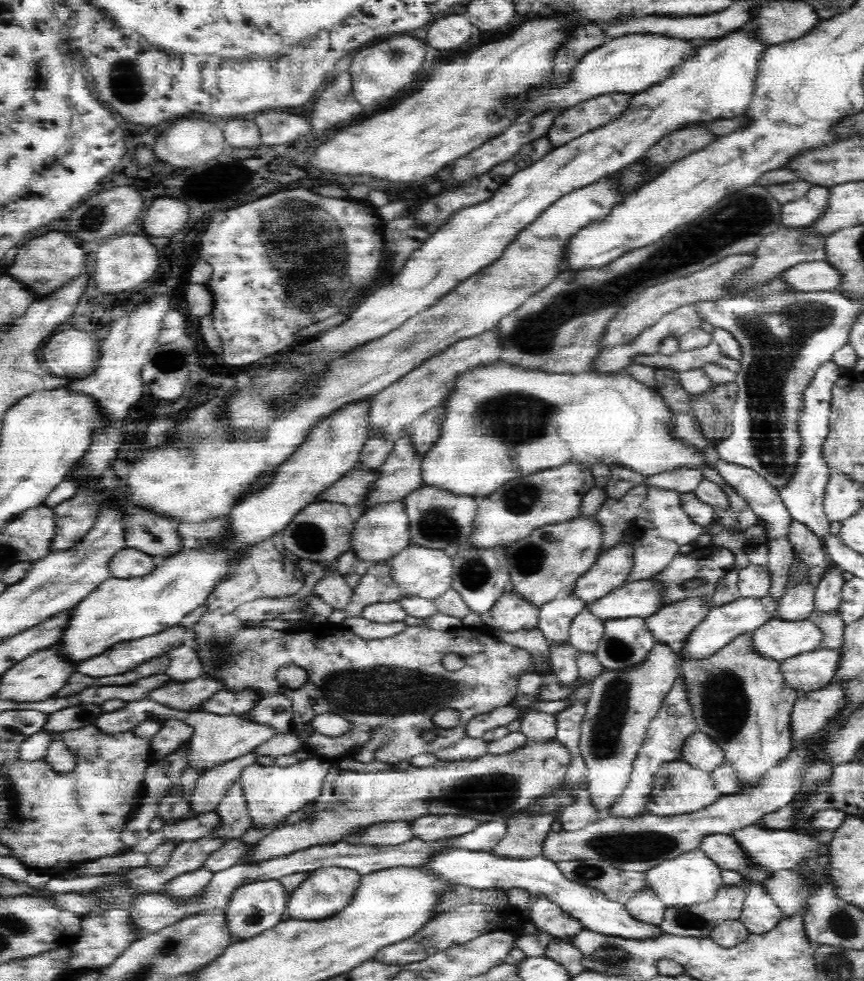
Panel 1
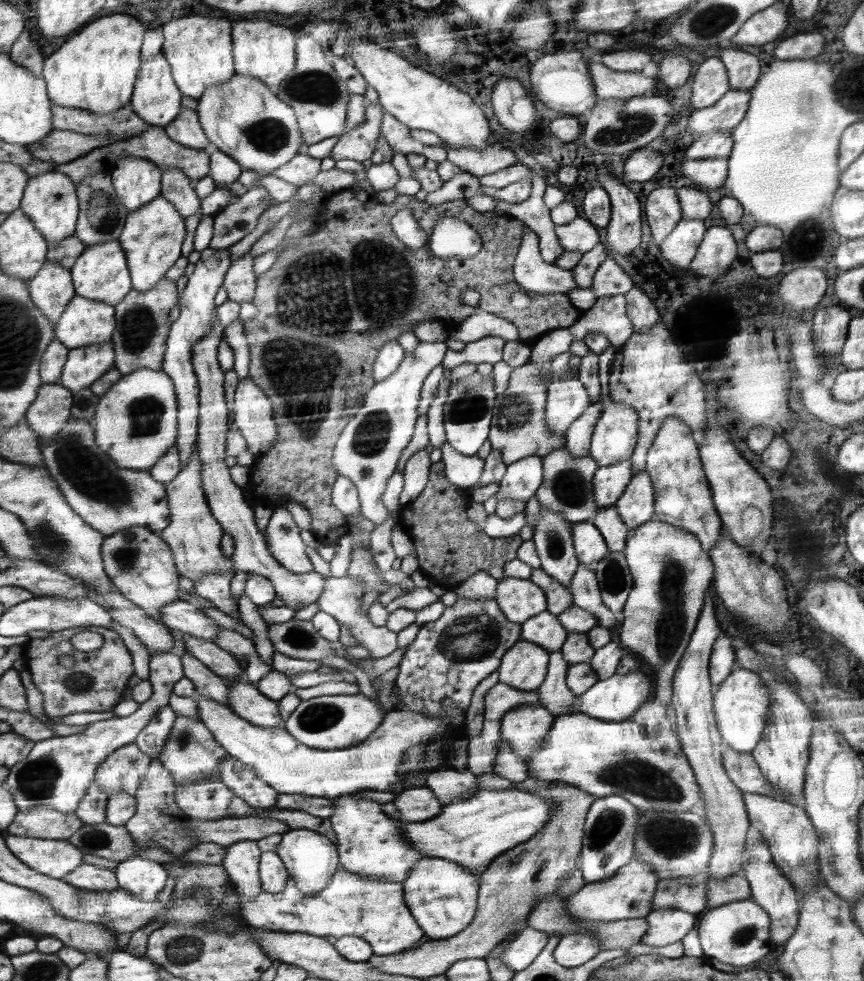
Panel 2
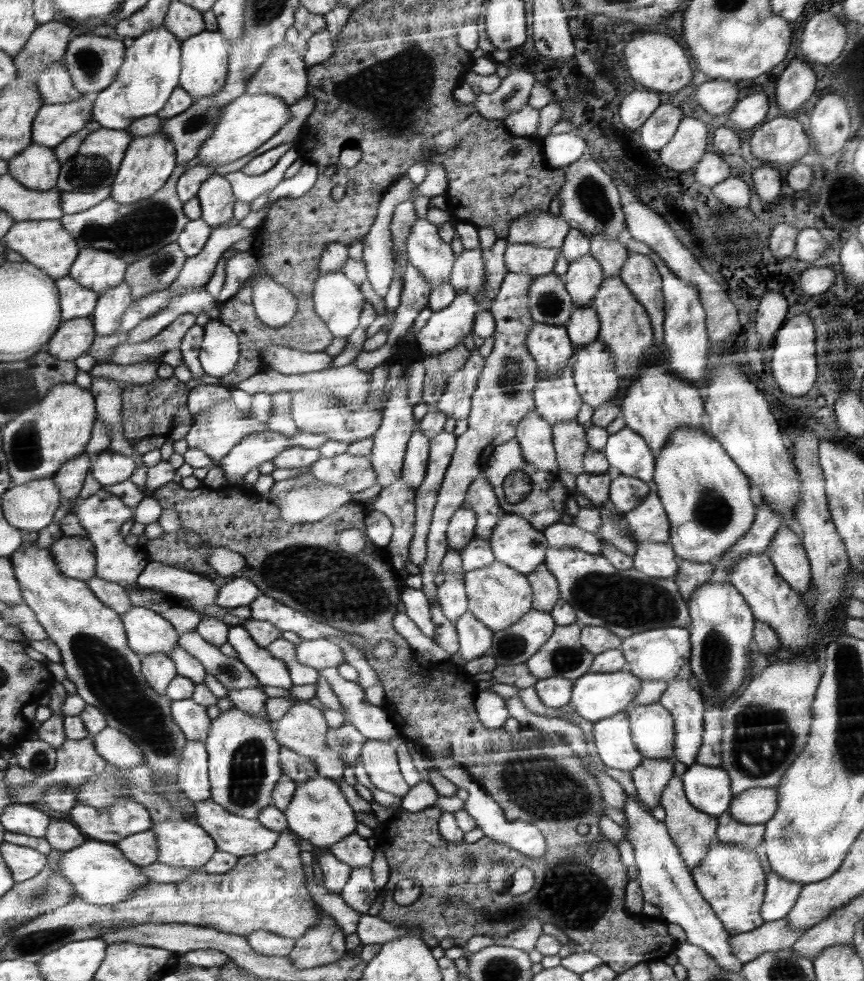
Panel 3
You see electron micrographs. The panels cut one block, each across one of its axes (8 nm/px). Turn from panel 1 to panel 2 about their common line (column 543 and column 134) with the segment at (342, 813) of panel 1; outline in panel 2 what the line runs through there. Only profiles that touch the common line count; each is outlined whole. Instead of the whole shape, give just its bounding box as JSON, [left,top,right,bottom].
[97,743,153,796]

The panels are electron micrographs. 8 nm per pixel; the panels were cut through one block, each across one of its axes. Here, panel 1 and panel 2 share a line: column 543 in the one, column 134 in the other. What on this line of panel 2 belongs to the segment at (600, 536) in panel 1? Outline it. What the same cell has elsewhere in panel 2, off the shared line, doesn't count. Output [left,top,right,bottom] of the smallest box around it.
[103,526,181,616]

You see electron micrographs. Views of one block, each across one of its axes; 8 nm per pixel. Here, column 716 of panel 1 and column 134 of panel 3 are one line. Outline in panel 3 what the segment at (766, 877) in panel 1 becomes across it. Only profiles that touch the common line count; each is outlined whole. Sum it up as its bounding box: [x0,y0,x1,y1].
[117,830,162,867]

